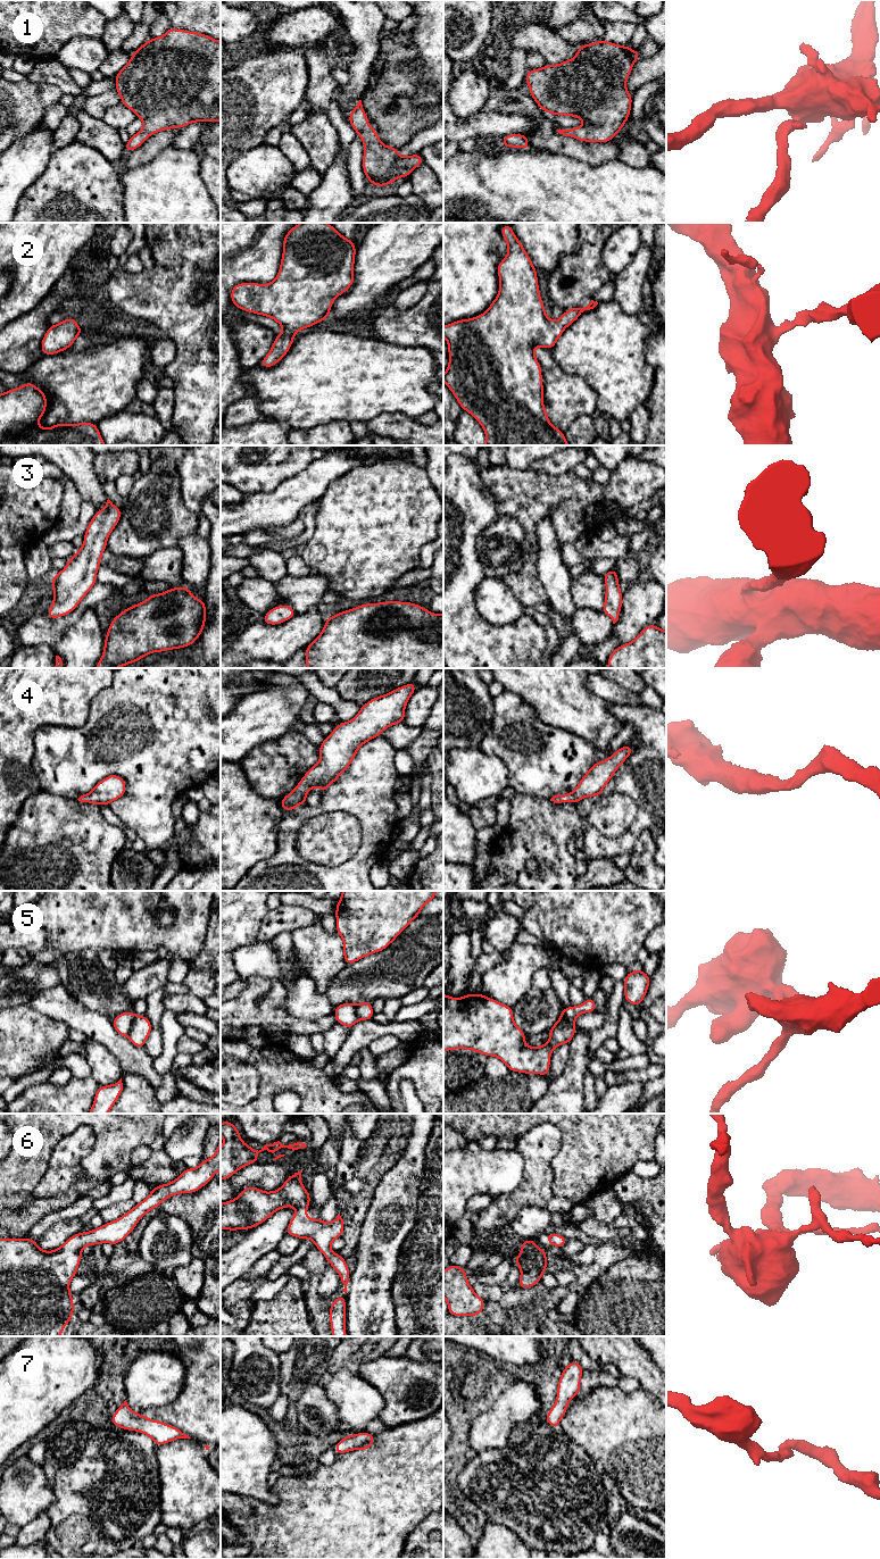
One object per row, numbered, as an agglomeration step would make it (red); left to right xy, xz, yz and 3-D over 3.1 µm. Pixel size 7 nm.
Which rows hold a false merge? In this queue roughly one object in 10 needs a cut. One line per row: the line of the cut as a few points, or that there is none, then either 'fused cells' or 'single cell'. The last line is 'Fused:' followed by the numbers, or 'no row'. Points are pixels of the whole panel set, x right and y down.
1: no cut; single cell
2: no cut; single cell
3: no cut; single cell
4: no cut; single cell
5: cut in xy along (135, 1015), (132, 1027), (126, 1035); fused cells
6: no cut; single cell
7: no cut; single cell
Fused: 5

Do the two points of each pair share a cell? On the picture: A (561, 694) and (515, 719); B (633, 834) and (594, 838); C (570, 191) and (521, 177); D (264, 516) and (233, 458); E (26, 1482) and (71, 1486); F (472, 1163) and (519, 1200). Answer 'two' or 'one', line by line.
A: two
B: one
C: one
D: two
E: two
F: two

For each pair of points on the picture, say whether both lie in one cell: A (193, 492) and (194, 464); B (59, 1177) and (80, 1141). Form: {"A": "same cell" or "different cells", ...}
{"A": "same cell", "B": "same cell"}

